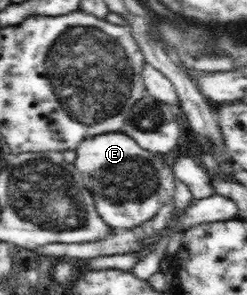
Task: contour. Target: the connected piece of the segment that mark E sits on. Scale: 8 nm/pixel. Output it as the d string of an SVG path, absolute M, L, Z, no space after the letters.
M121 132L87 138L83 144L79 144L76 148L74 165L81 174L85 187L92 195L99 216L113 229L131 229L151 220L164 204L171 202L178 182L174 178L171 167L163 161L163 155L141 148L141 145L137 144L133 137L121 134Z

